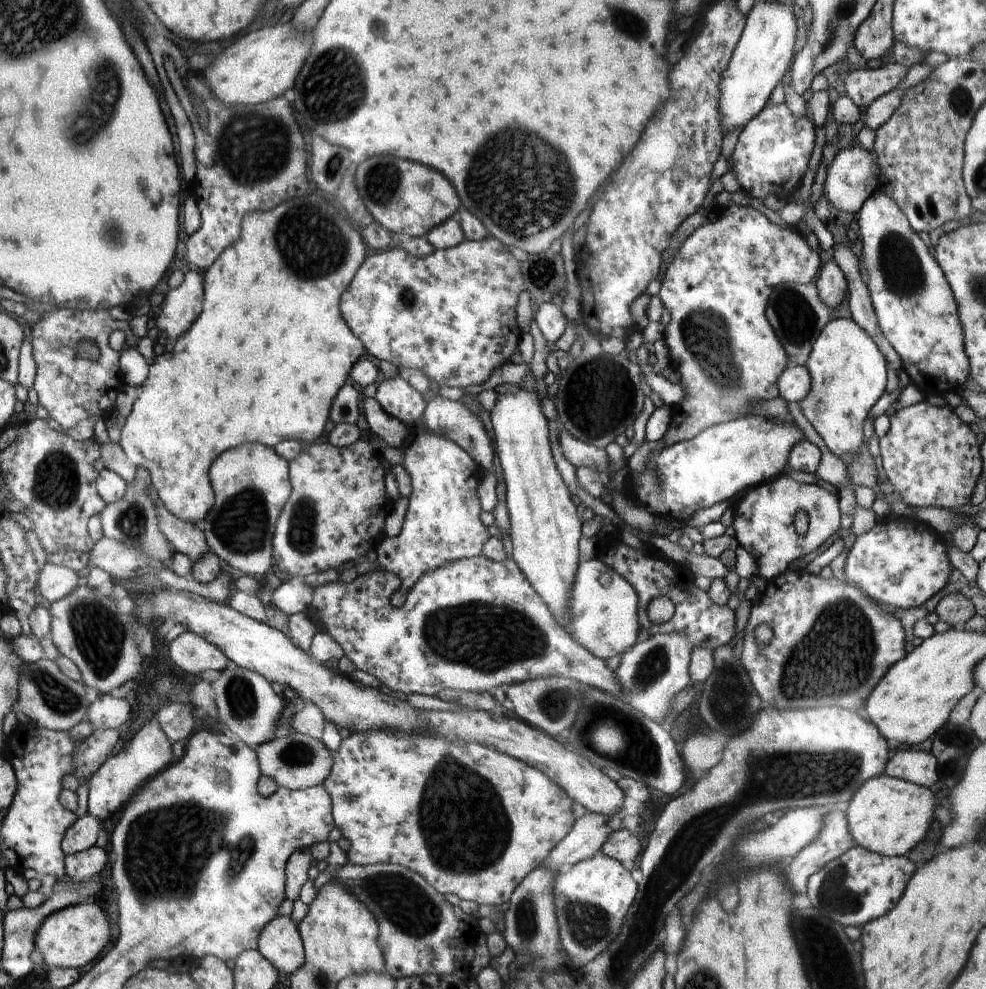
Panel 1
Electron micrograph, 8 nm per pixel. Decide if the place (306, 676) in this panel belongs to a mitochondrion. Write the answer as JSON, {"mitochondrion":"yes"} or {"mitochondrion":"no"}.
{"mitochondrion":"no"}

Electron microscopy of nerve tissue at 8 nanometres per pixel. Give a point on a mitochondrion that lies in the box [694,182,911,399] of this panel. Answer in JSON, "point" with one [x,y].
{"point":[796,318]}

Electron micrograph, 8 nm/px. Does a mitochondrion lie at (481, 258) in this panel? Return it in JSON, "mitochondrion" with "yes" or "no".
{"mitochondrion":"no"}

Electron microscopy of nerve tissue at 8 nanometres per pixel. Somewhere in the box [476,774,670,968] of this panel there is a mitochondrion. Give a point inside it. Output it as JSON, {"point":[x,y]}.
{"point":[588,924]}

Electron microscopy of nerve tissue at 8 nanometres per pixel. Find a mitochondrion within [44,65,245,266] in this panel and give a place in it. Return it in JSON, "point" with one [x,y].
{"point":[114,232]}

